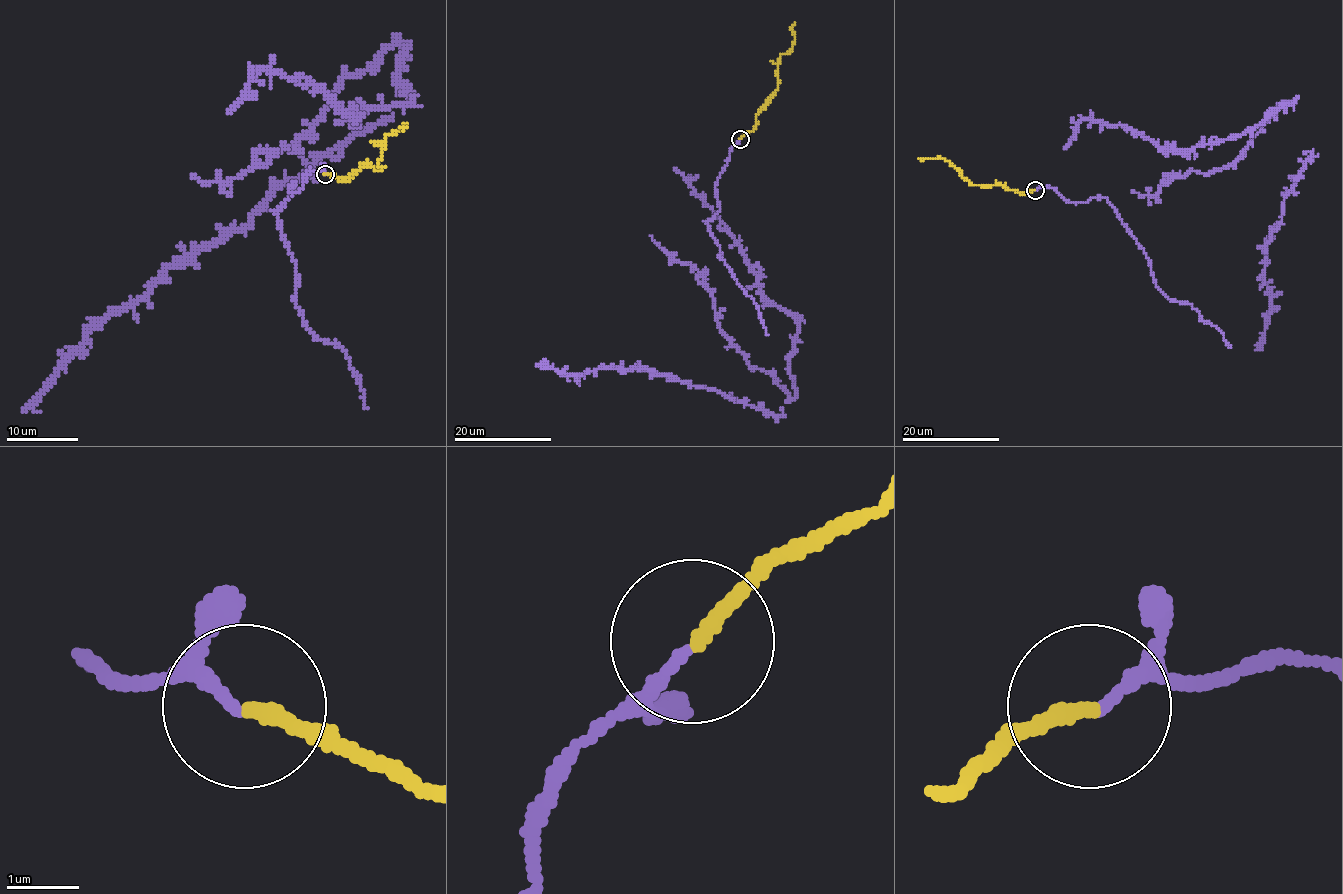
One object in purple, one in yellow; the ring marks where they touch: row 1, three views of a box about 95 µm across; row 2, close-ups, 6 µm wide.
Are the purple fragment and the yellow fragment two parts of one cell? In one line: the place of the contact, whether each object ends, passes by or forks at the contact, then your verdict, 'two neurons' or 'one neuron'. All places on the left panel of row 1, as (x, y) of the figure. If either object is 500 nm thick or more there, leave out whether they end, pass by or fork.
place (325, 174); purple passes by; yellow ends; one neuron

